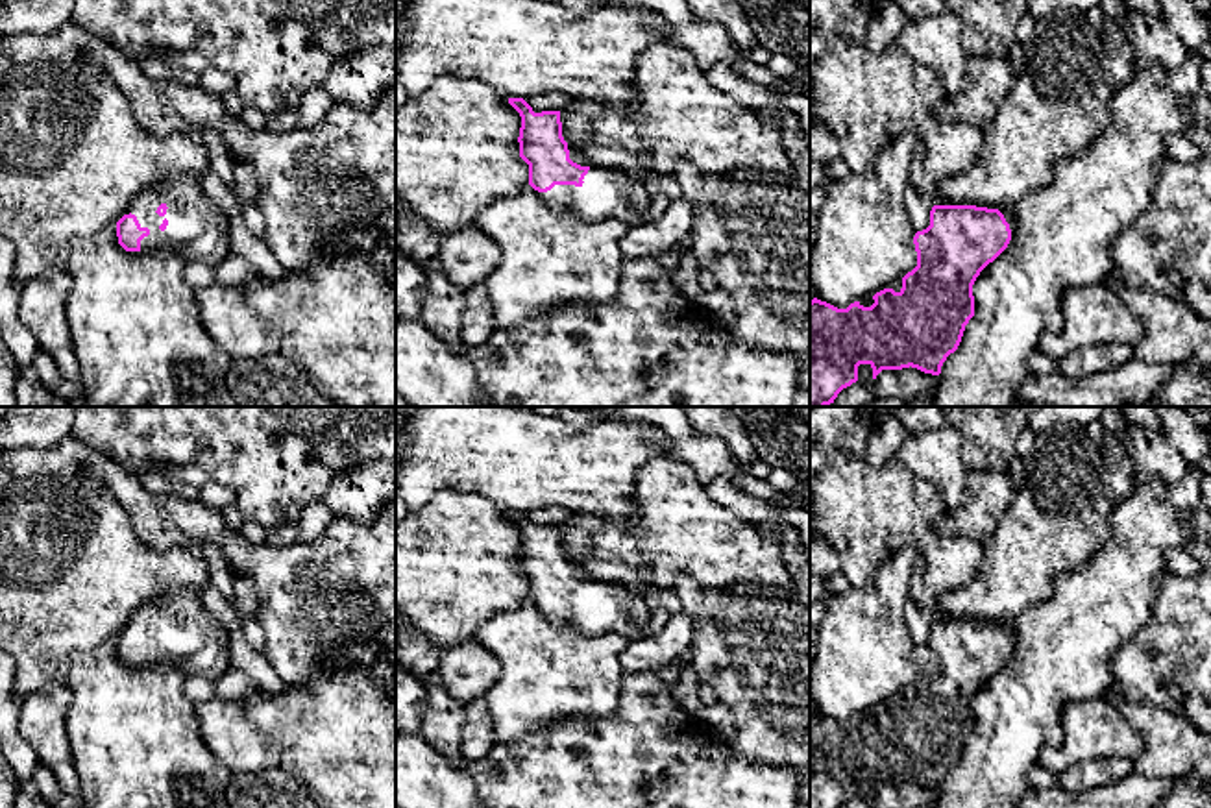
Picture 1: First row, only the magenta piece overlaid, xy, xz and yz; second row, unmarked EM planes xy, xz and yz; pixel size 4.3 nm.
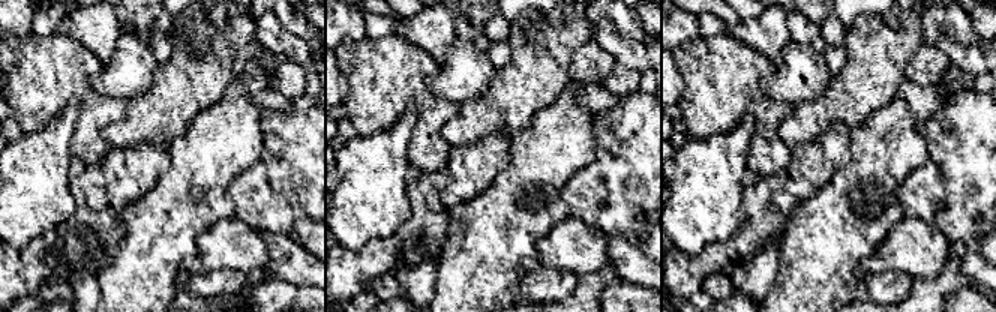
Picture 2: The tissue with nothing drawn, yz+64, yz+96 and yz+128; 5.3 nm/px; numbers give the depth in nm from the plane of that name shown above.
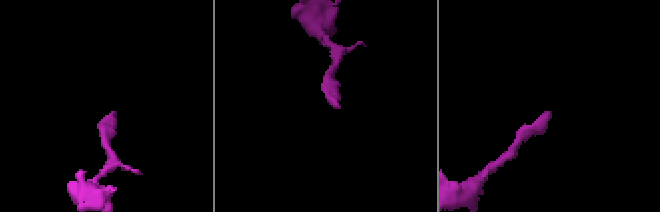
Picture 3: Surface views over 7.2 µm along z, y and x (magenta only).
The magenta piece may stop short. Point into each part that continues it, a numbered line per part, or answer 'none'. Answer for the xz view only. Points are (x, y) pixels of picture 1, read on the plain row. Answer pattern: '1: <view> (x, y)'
1: xz (607, 607)

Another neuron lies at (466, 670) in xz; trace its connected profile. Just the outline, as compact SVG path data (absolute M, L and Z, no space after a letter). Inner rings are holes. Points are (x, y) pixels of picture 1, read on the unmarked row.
M473 638L442 649L436 677L440 686L457 701L483 697L499 675L499 662Z

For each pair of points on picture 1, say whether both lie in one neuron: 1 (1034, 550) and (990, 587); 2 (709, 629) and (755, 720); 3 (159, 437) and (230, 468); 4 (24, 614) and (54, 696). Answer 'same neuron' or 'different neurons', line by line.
1: same neuron
2: same neuron
3: same neuron
4: different neurons

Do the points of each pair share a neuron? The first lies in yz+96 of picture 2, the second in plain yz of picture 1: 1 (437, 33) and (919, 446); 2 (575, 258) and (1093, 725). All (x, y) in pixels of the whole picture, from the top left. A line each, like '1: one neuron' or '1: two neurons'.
1: one neuron
2: one neuron

